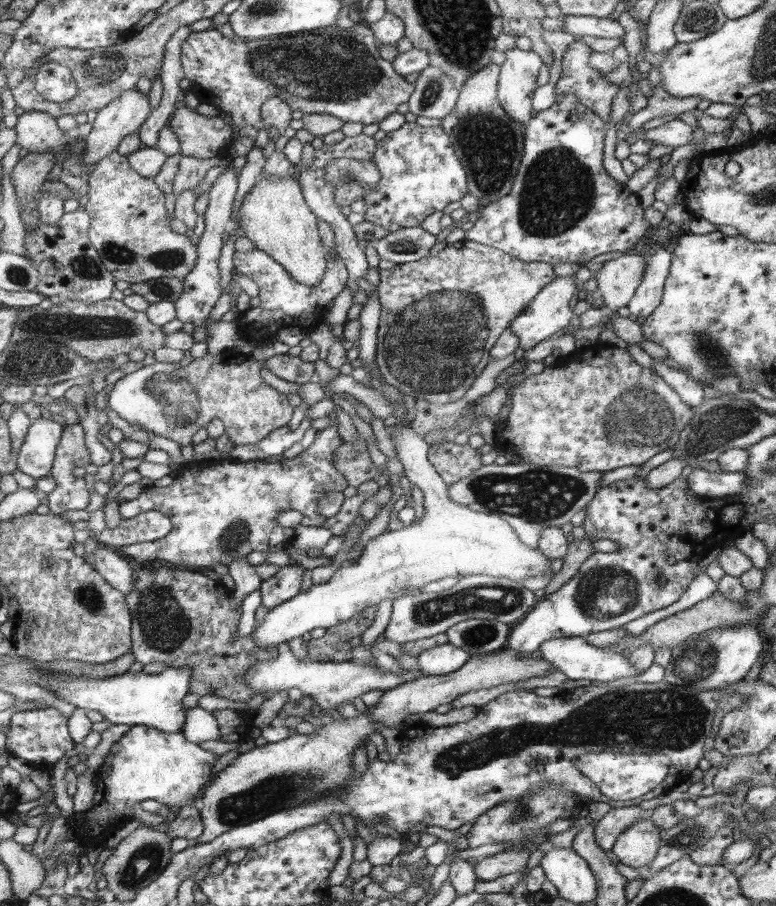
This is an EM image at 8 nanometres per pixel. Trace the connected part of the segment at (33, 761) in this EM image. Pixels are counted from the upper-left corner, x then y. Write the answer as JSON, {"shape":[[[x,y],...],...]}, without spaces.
{"shape":[[[54,707],[16,711],[11,716],[6,750],[10,755],[28,761],[32,768],[46,768],[48,764],[54,767],[68,750],[74,748],[67,722],[68,718]]]}

